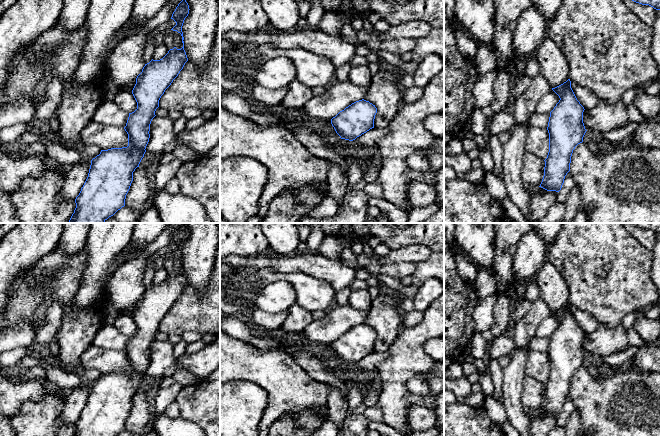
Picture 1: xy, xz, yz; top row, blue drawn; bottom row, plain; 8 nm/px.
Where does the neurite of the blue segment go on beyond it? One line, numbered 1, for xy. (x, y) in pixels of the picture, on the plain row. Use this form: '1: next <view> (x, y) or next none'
1: next none

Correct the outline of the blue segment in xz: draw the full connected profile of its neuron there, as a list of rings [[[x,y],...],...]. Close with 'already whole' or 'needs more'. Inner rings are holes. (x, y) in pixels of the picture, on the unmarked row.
[[[362,323],[340,335],[331,343],[331,348],[341,363],[353,365],[374,352],[376,337],[375,329]]] | already whole

